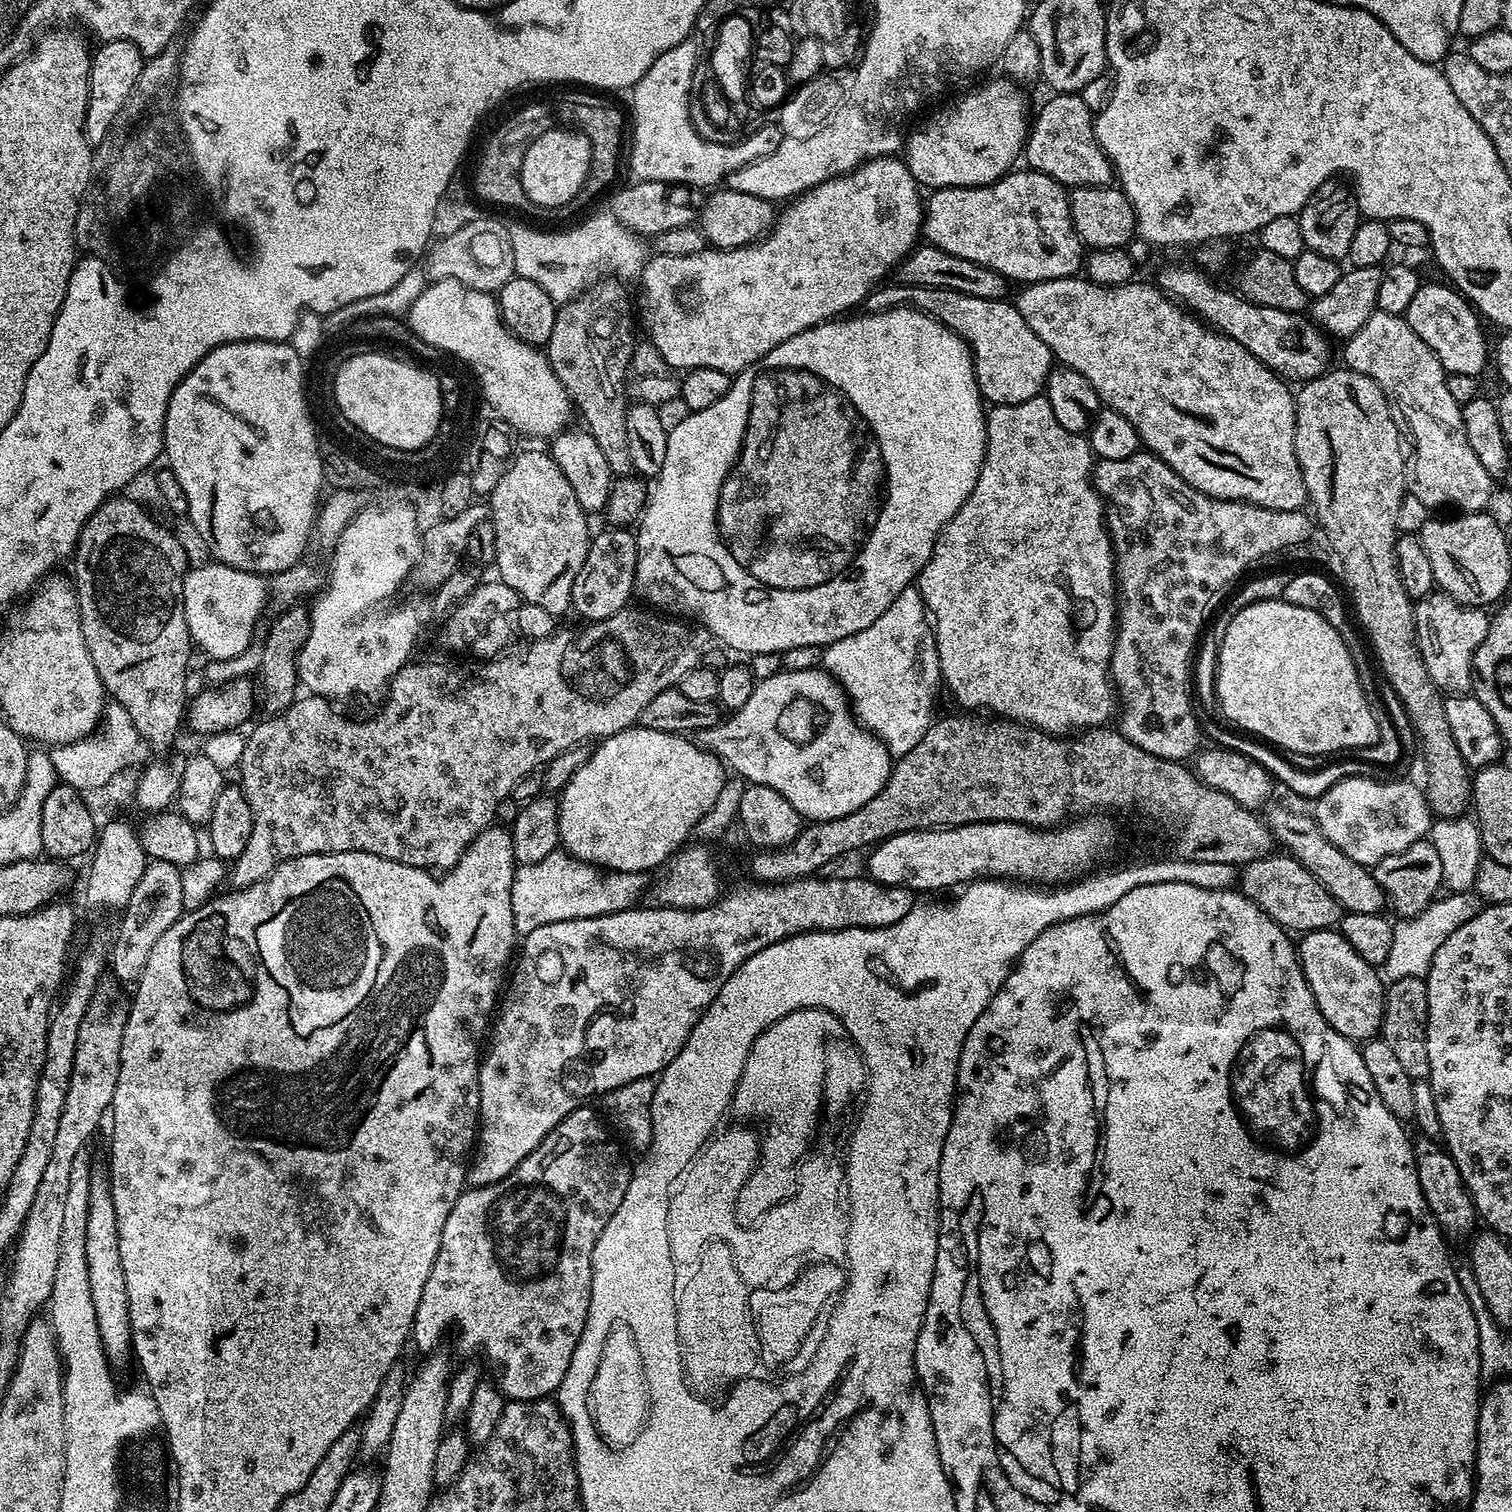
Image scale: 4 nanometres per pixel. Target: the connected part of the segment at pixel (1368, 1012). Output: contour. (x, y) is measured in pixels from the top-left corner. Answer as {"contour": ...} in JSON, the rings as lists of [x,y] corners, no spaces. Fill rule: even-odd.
{"contour":[[[1330,928],[1303,933],[1298,940],[1298,955],[1300,968],[1314,994],[1316,1009],[1326,1018],[1326,1022],[1330,1022],[1330,1026],[1334,1030],[1338,1030],[1338,1034],[1342,1034],[1347,1040],[1367,1042],[1373,1039],[1379,1033],[1380,1023],[1384,1017],[1386,984],[1381,973],[1373,965],[1368,964],[1366,958],[1358,958],[1354,946],[1350,946],[1350,942],[1346,942],[1346,938],[1339,930]]]}

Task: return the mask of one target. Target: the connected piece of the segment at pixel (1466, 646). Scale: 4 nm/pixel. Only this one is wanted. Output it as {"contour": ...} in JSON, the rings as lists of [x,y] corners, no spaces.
{"contour":[[[1436,590],[1415,601],[1412,617],[1416,623],[1416,646],[1437,688],[1448,694],[1464,694],[1472,686],[1472,659],[1488,633],[1489,613],[1484,608],[1459,604],[1452,596]]]}

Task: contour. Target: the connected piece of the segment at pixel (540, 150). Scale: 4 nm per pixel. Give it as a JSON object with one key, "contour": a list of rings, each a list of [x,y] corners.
{"contour":[[[553,126],[541,137],[531,141],[530,150],[526,150],[526,158],[522,158],[520,176],[529,205],[537,204],[540,208],[571,205],[574,194],[578,194],[578,190],[582,190],[582,182],[586,182],[590,156],[590,142],[583,134],[568,126]]]}

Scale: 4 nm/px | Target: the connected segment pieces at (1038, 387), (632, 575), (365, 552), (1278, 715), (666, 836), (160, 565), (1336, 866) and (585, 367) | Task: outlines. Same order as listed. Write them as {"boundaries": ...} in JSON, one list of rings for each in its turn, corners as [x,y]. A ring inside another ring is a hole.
{"boundaries":[[[[891,286],[892,288],[877,287],[869,294],[866,301],[867,311],[885,312],[888,308],[919,308],[936,320],[941,320],[951,332],[958,333],[968,347],[972,349],[972,363],[976,365],[976,381],[980,387],[981,397],[989,405],[1017,404],[1041,395],[1048,383],[1048,374],[1054,367],[1052,351],[1030,330],[1030,326],[1022,318],[1015,303],[1007,299],[991,300],[990,298],[974,298],[970,294],[962,294],[949,288],[910,288],[907,286]]],[[[615,526],[605,527],[605,532],[600,532],[591,537],[586,562],[582,562],[582,570],[578,570],[578,578],[574,578],[574,590],[572,591],[572,602],[574,612],[581,616],[581,621],[591,622],[594,620],[605,620],[615,612],[621,612],[629,603],[628,600],[634,596],[636,586],[636,537],[628,528],[617,528]]],[[[380,504],[378,508],[360,509],[355,516],[349,520],[339,534],[335,537],[336,549],[332,552],[332,561],[328,564],[328,589],[317,598],[316,601],[310,604],[311,611],[311,624],[309,626],[309,638],[308,641],[301,646],[300,652],[297,654],[297,670],[299,672],[299,683],[308,688],[307,691],[314,696],[322,696],[325,698],[337,698],[336,696],[352,696],[355,692],[361,692],[364,696],[372,696],[375,692],[383,693],[385,689],[391,685],[392,679],[397,676],[400,669],[405,664],[409,663],[410,657],[408,656],[412,652],[412,647],[416,644],[416,635],[420,632],[420,616],[412,608],[388,608],[385,612],[379,612],[376,607],[379,604],[384,604],[400,587],[404,584],[404,579],[413,575],[413,569],[416,567],[416,563],[419,562],[421,551],[421,535],[422,527],[412,520],[412,512],[409,512],[409,508],[404,506],[404,512],[402,516],[398,516],[398,510],[394,512],[394,504]]],[[[1283,598],[1259,601],[1256,604],[1246,606],[1237,613],[1233,620],[1229,622],[1224,637],[1226,638],[1226,654],[1222,658],[1220,689],[1216,692],[1216,699],[1219,711],[1224,711],[1224,716],[1230,723],[1237,724],[1237,726],[1232,726],[1267,742],[1269,745],[1275,746],[1277,749],[1285,748],[1285,750],[1280,749],[1285,753],[1297,752],[1300,756],[1324,756],[1327,752],[1344,752],[1340,754],[1348,754],[1353,750],[1376,743],[1380,731],[1378,730],[1378,722],[1374,722],[1370,696],[1368,700],[1367,694],[1364,693],[1365,681],[1358,678],[1357,665],[1342,638],[1342,634],[1338,630],[1334,630],[1334,626],[1330,626],[1330,622],[1326,622],[1326,618],[1322,614],[1318,614],[1314,610],[1306,610],[1302,606],[1290,606]]],[[[624,728],[597,744],[589,760],[559,793],[560,844],[563,851],[588,864],[614,872],[651,873],[651,868],[659,869],[668,857],[680,851],[693,835],[698,820],[714,806],[726,777],[725,765],[720,757],[700,749],[687,735],[653,728]]],[[[113,494],[94,510],[94,514],[86,522],[84,529],[80,531],[80,538],[76,544],[74,561],[76,560],[76,572],[74,571],[74,583],[76,585],[76,597],[80,603],[80,621],[82,622],[82,638],[86,638],[86,650],[90,650],[90,658],[94,662],[94,670],[98,670],[98,678],[102,678],[104,691],[115,703],[120,704],[126,710],[126,714],[134,722],[134,726],[140,731],[140,735],[148,741],[153,749],[164,748],[176,740],[181,726],[186,720],[186,701],[188,694],[188,655],[194,652],[192,635],[186,626],[186,614],[184,613],[184,577],[190,567],[188,556],[184,553],[185,545],[176,536],[175,531],[163,528],[158,521],[152,520],[147,510],[136,500],[124,496],[128,494]]],[[[1272,808],[1267,809],[1266,823],[1272,831],[1272,839],[1281,849],[1286,850],[1287,855],[1294,857],[1299,864],[1306,866],[1322,886],[1340,903],[1344,912],[1357,912],[1358,914],[1374,914],[1383,909],[1386,904],[1386,893],[1378,886],[1378,882],[1373,878],[1369,865],[1354,862],[1334,842],[1330,842],[1322,834],[1320,827],[1316,825],[1315,819],[1311,815],[1303,816],[1300,812],[1295,812],[1292,808]]],[[[596,288],[585,291],[574,300],[559,305],[554,318],[554,330],[550,330],[550,338],[546,345],[546,355],[558,382],[572,397],[572,403],[578,416],[585,420],[586,430],[598,442],[598,450],[606,458],[606,466],[610,466],[613,477],[633,475],[630,462],[630,438],[626,438],[626,414],[629,405],[624,404],[626,393],[624,379],[630,366],[632,349],[636,347],[637,337],[632,337],[632,308],[628,304],[608,304],[611,300],[620,300],[624,292],[620,288]]]]}

